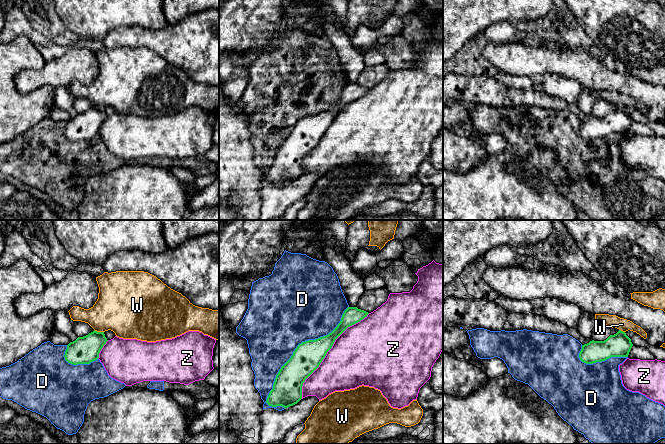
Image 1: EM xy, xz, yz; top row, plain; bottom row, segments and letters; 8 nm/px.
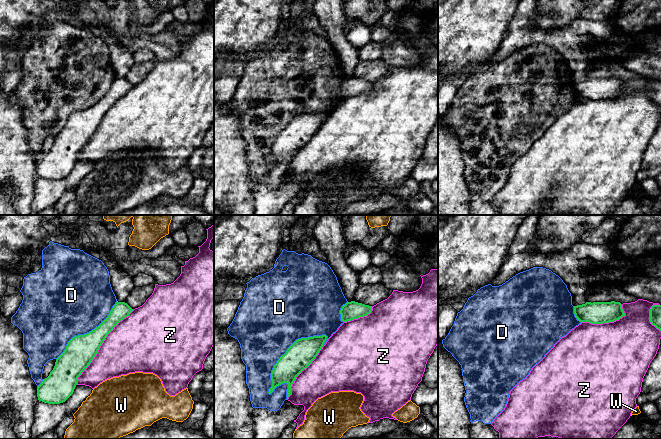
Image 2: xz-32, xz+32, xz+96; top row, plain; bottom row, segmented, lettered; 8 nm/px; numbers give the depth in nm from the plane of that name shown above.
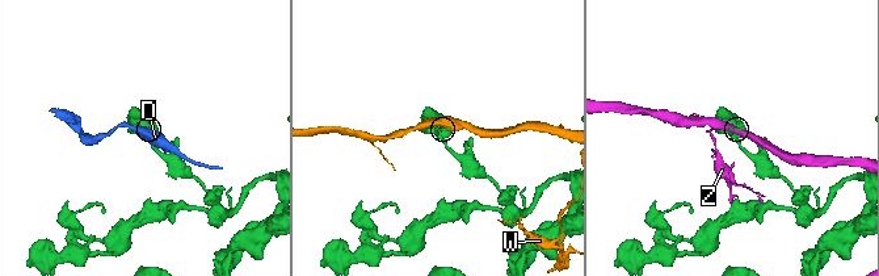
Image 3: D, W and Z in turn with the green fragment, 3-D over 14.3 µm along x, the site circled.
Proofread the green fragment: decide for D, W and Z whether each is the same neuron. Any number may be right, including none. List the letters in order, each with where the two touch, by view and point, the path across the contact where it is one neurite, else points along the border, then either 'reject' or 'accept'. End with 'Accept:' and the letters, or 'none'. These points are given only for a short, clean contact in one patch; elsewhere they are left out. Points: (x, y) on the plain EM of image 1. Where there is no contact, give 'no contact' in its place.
D: xz (297, 123) | reject
W: xy (99, 108) | reject
Z: xz (327, 127) | reject
Accept: none

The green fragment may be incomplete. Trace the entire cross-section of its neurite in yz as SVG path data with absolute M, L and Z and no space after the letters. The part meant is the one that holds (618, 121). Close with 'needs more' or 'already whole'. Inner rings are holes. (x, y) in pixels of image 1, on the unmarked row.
M619 106L604 117L590 117L582 121L579 134L586 140L605 137L611 133L628 133L633 120L625 108Z | already whole

